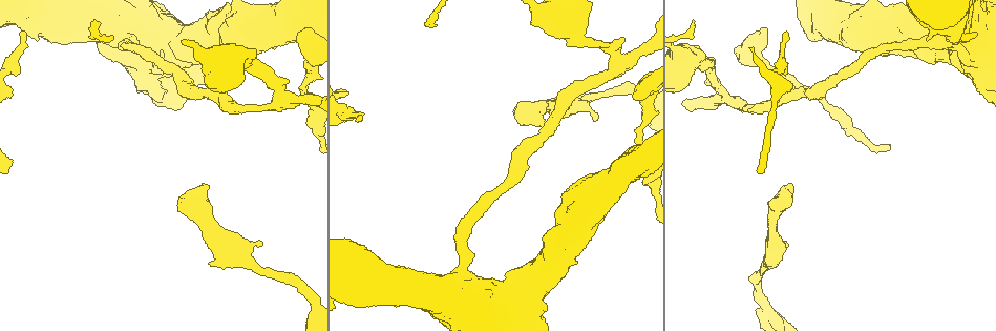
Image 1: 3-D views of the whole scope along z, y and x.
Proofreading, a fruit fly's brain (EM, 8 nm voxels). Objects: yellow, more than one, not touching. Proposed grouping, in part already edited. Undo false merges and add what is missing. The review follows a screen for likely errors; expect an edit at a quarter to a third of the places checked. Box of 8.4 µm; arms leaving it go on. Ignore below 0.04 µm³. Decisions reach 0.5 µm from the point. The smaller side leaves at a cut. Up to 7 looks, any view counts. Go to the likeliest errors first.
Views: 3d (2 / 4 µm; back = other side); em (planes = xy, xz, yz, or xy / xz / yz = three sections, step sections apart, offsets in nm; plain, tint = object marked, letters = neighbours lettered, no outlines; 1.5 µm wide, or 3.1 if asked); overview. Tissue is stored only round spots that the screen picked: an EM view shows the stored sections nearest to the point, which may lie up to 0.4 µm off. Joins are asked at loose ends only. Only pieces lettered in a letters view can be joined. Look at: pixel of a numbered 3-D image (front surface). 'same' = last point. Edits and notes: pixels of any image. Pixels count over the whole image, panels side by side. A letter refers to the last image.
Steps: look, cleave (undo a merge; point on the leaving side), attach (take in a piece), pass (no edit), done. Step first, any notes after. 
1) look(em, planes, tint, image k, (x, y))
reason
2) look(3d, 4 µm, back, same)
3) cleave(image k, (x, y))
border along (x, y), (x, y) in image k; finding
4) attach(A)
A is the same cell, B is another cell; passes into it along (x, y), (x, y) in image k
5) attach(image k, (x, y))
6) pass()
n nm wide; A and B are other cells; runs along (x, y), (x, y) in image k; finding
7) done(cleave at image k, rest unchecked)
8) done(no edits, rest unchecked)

look(em, yz, step 4, tint, image 1, (209, 188))
free end

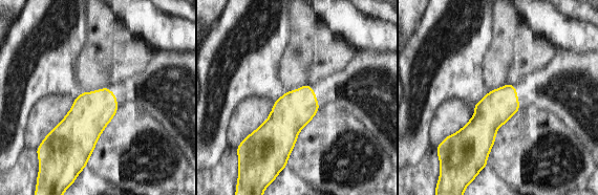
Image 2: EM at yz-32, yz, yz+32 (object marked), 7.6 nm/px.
look(em, xy, step 8, letters, same)
cut it another way

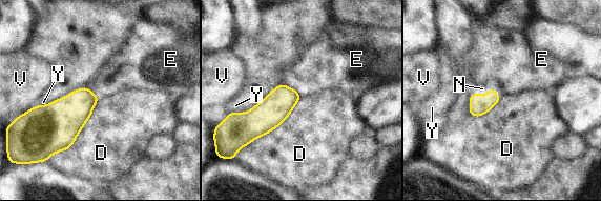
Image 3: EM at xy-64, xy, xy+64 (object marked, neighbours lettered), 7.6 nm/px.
attach(N)
N is the same cell, D, E, V and Y are other cells; passes into it along (479, 104), (488, 91), (482, 88) in image 3; it goes on there

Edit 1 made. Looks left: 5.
look(overview)

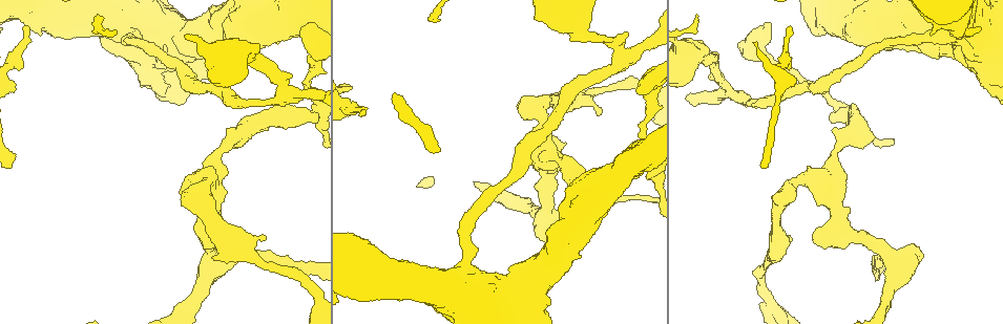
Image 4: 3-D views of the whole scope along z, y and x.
look(3d, 4 µm, back, image 4, (620, 61))
two arms in line, one across

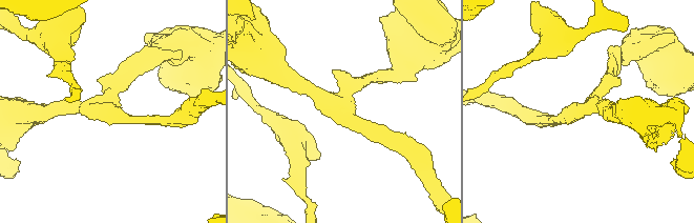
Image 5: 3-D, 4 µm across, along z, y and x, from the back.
look(em, yz, step 8, tint, image 5, (580, 108))
shape alone is not enough

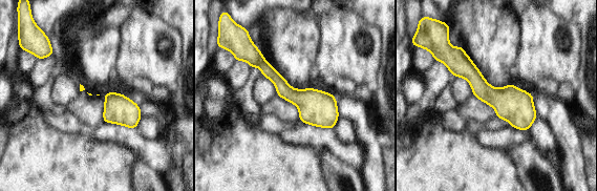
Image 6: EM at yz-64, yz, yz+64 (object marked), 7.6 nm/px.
look(em, yz, step 8, letters, same)
what lies round it

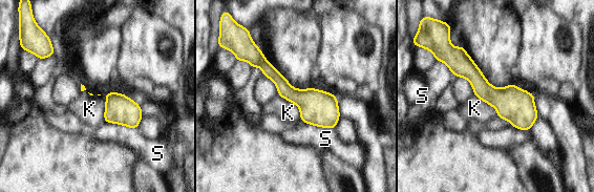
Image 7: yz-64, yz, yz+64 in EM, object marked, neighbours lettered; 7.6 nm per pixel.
pass()
190 nm wide; K and S are other cells; runs along (258, 54), (295, 96), (333, 124) in image 7; all the same cell

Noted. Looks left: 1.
done(attach at image 3, rest unchecked)

